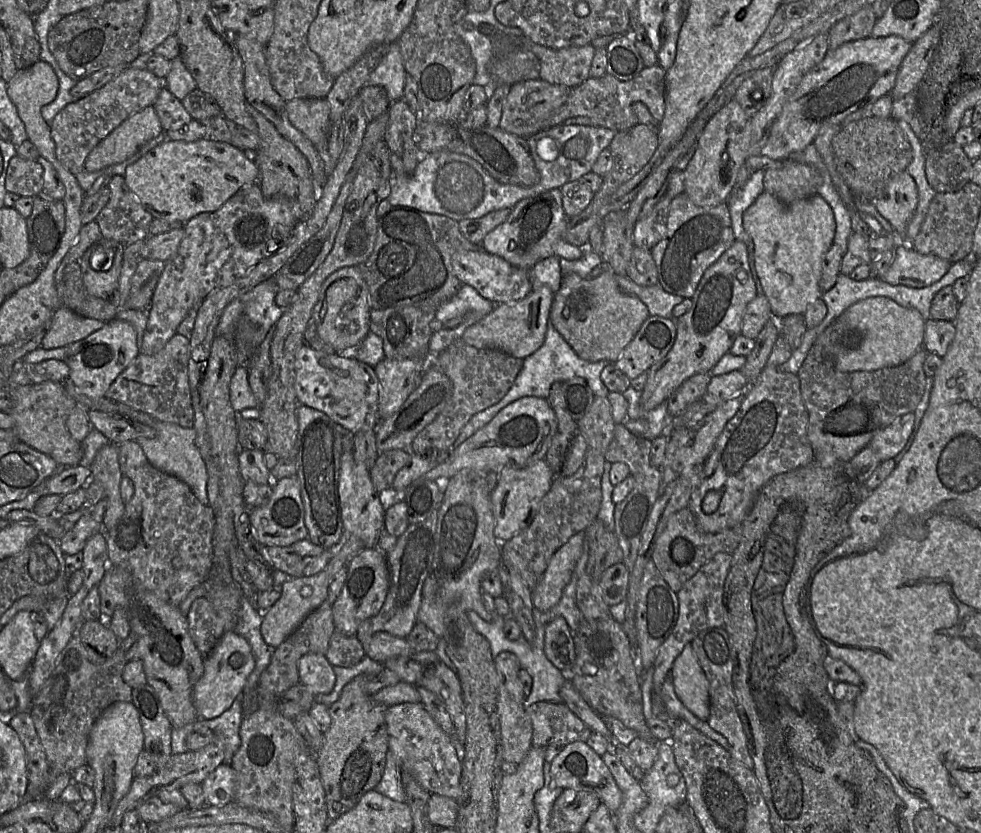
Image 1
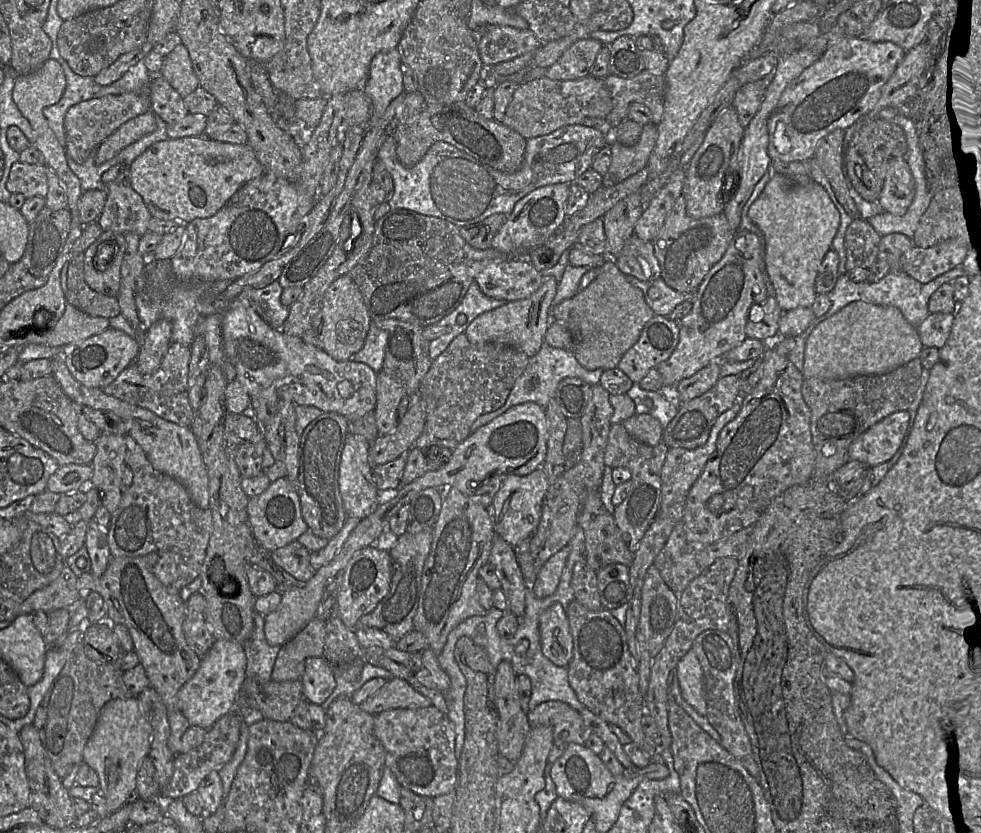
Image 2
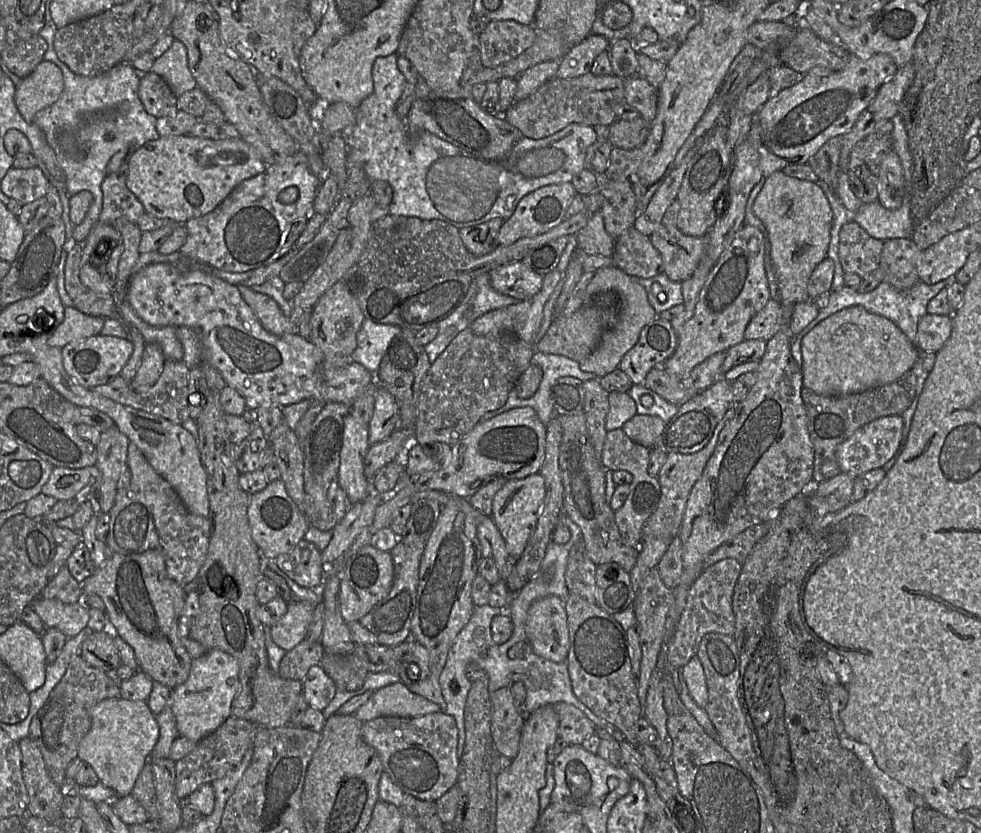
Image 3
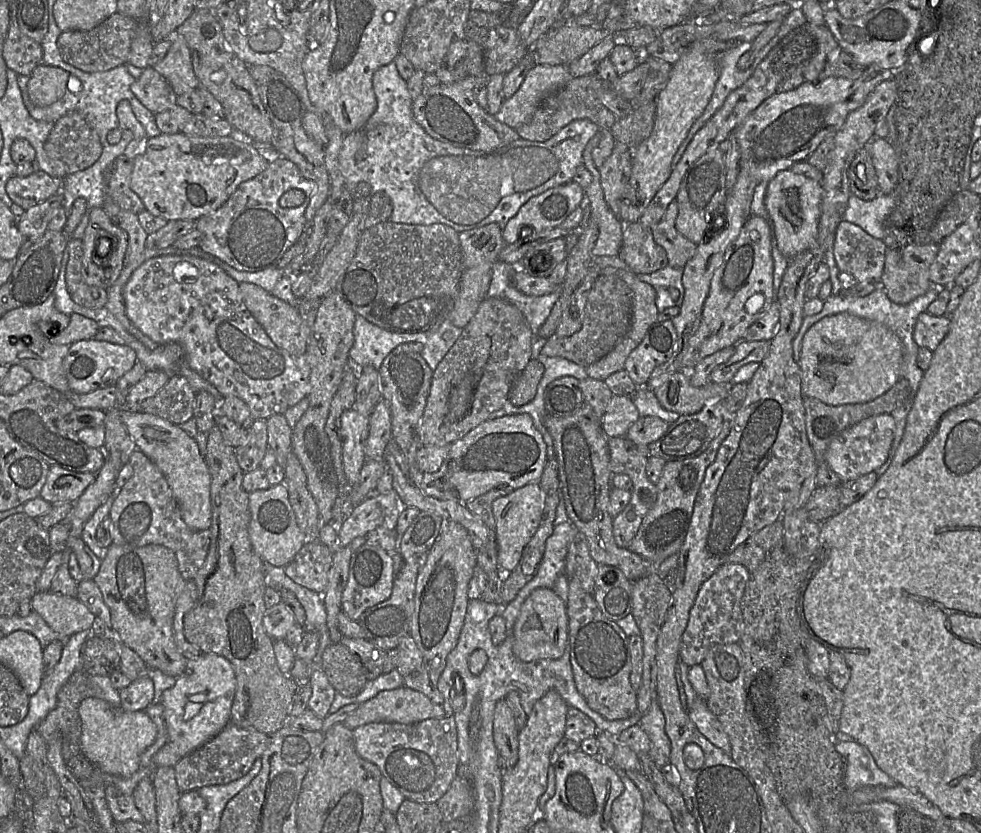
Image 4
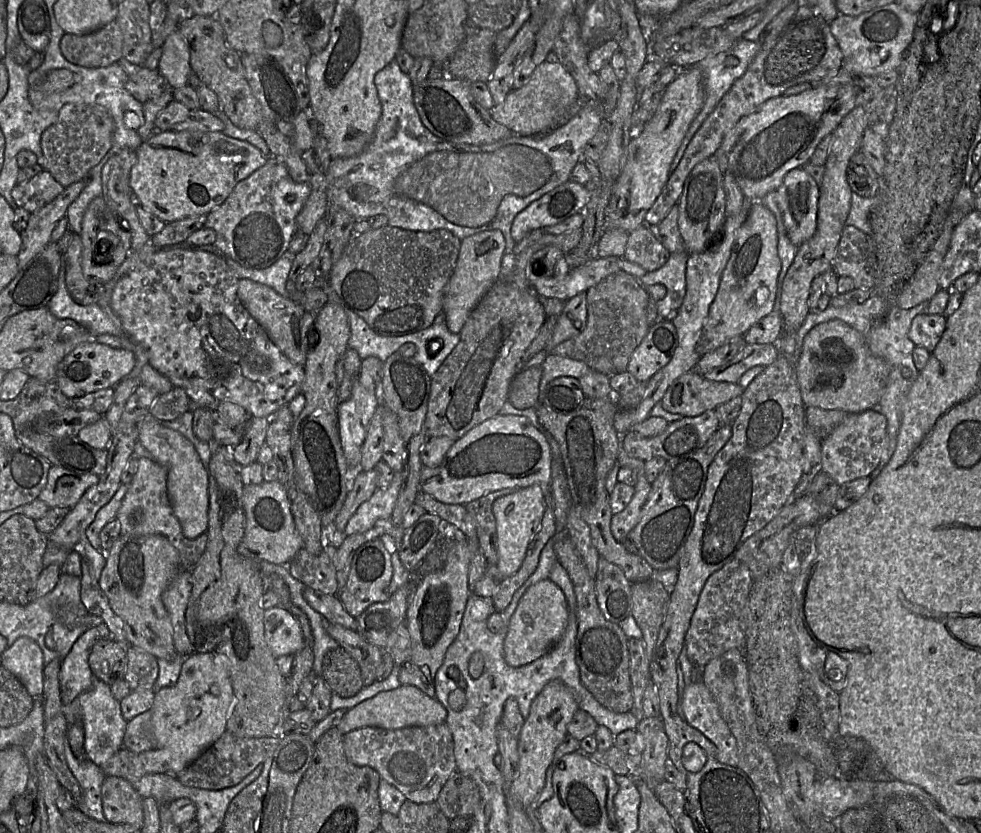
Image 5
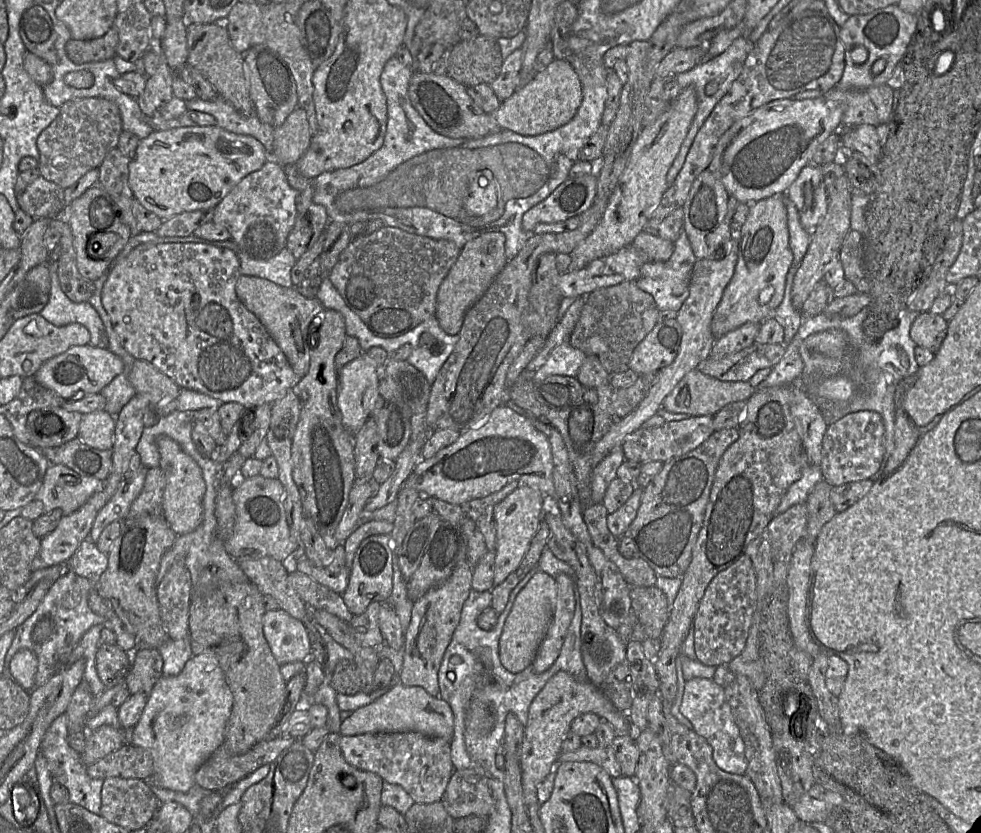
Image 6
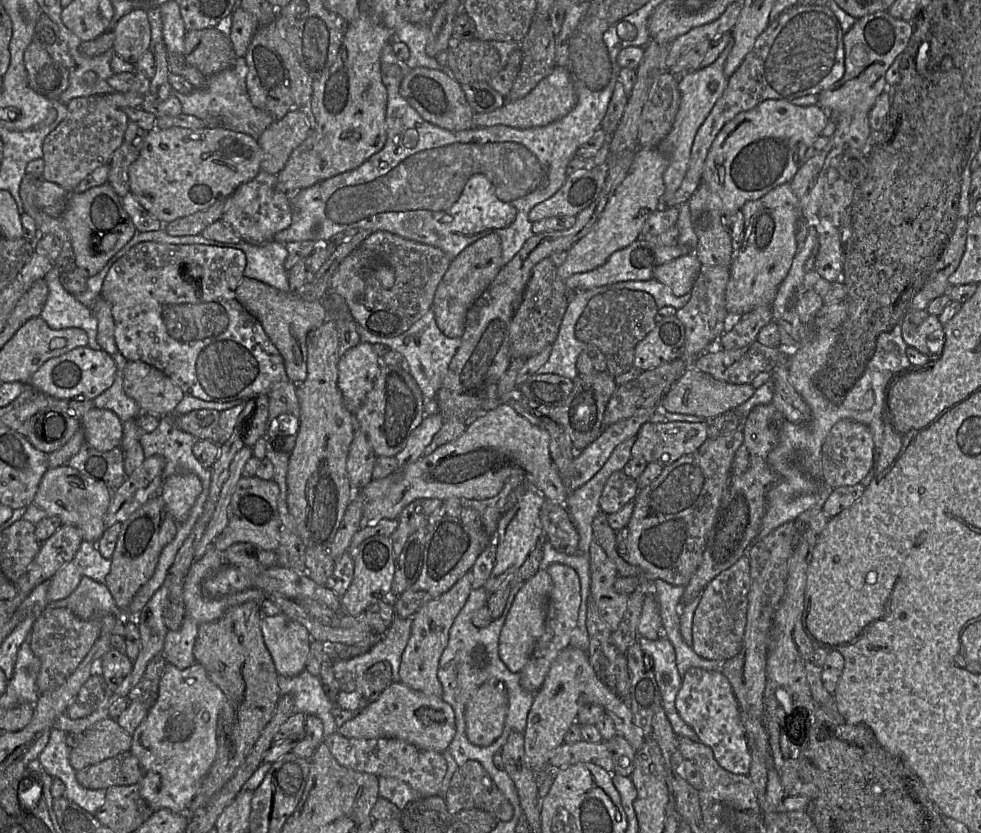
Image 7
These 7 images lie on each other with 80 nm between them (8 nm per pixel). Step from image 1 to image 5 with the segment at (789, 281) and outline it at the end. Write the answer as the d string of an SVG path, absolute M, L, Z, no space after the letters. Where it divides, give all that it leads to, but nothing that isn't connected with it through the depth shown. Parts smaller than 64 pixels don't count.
M802 167L790 170L780 187L774 191L787 235L792 244L799 247L809 240L817 229L820 187Z

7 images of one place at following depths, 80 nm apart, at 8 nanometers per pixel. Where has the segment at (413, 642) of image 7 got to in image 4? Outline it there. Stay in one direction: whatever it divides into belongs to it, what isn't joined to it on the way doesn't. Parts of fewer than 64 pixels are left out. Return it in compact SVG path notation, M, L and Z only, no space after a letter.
M443 519L438 538L422 560L410 621L409 634L422 654L422 664L419 670L403 677L404 686L423 693L441 706L444 699L437 683L464 625L469 603L468 586L476 565L477 550L467 530L457 522Z

